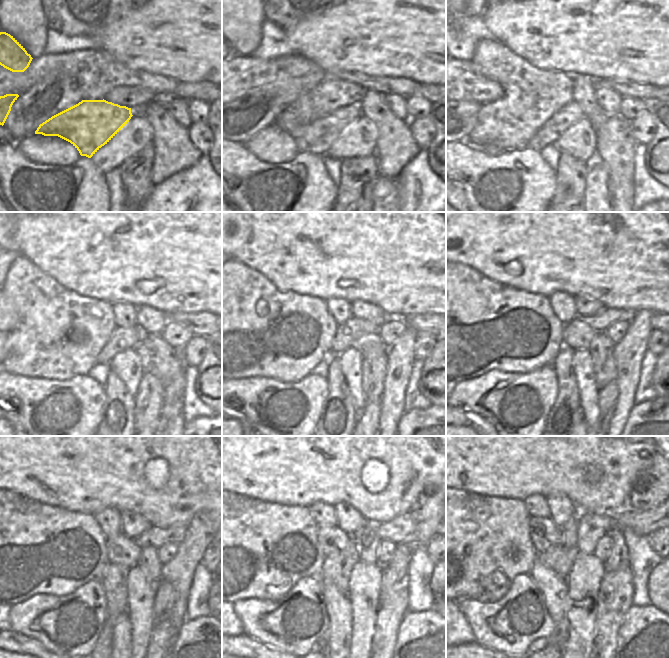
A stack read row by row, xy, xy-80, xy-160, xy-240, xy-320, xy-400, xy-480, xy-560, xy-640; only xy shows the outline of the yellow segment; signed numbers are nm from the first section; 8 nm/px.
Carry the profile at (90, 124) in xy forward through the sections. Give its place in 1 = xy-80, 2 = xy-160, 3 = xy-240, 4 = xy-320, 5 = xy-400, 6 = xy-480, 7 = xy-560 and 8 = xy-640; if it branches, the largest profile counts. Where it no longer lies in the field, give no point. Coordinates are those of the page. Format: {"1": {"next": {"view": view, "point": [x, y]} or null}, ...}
{"1": {"next": {"view": "xy-80", "point": [316, 137]}}, "2": {"next": {"view": "xy-160", "point": [549, 133]}}, "3": {"next": {"view": "xy-240", "point": [122, 339]}}, "4": {"next": {"view": "xy-320", "point": [347, 333]}}, "5": {"next": {"view": "xy-400", "point": [600, 322]}}, "6": {"next": {"view": "xy-480", "point": [154, 536]}}, "7": {"next": {"view": "xy-560", "point": [401, 530]}}, "8": {"next": {"view": "xy-640", "point": [643, 522]}}}

